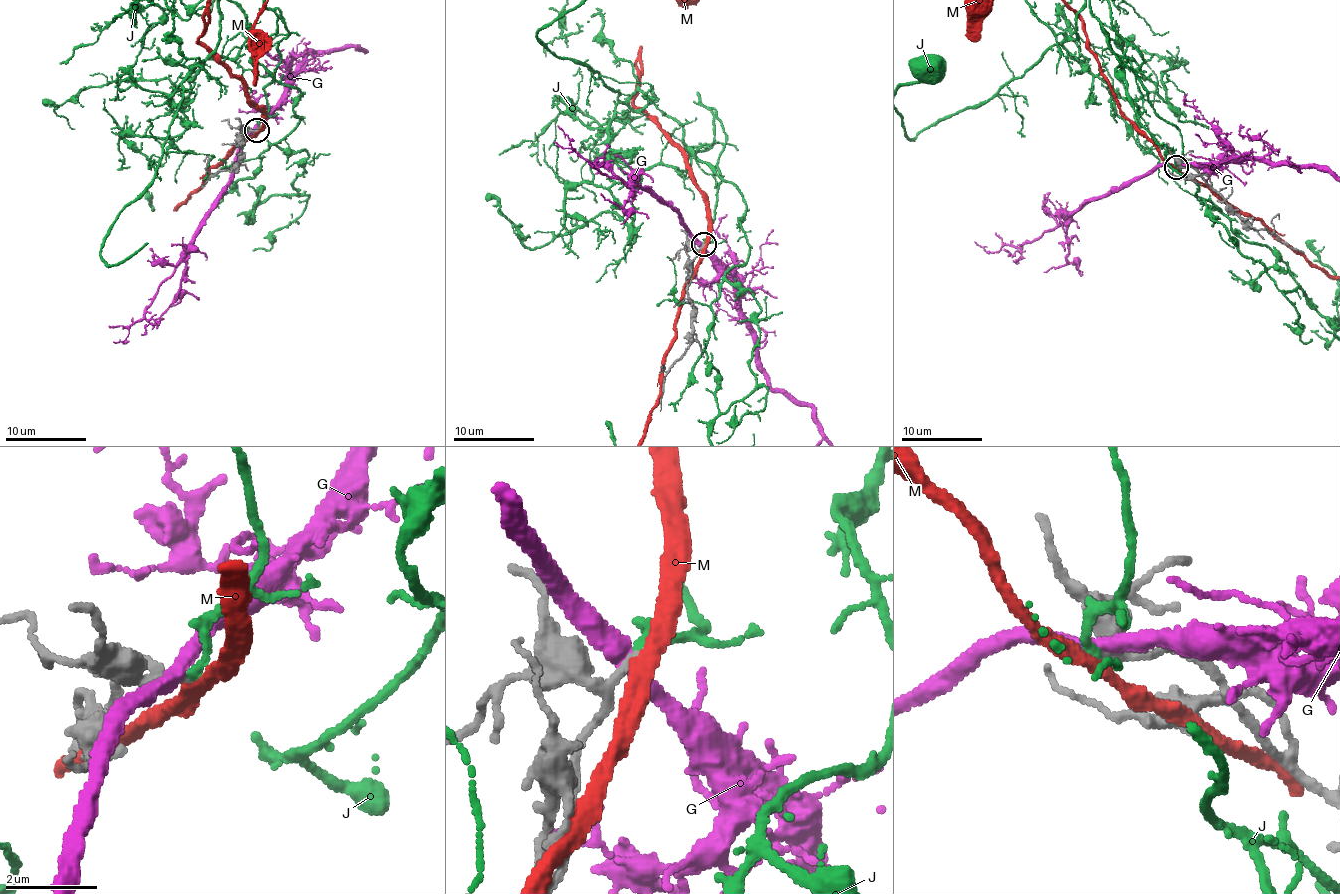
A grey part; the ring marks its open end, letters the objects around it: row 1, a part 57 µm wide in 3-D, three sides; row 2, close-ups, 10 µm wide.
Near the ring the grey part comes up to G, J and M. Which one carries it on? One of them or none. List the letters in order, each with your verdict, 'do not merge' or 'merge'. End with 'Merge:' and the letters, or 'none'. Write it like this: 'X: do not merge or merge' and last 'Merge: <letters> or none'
G: do not merge
J: merge
M: do not merge
Merge: J

